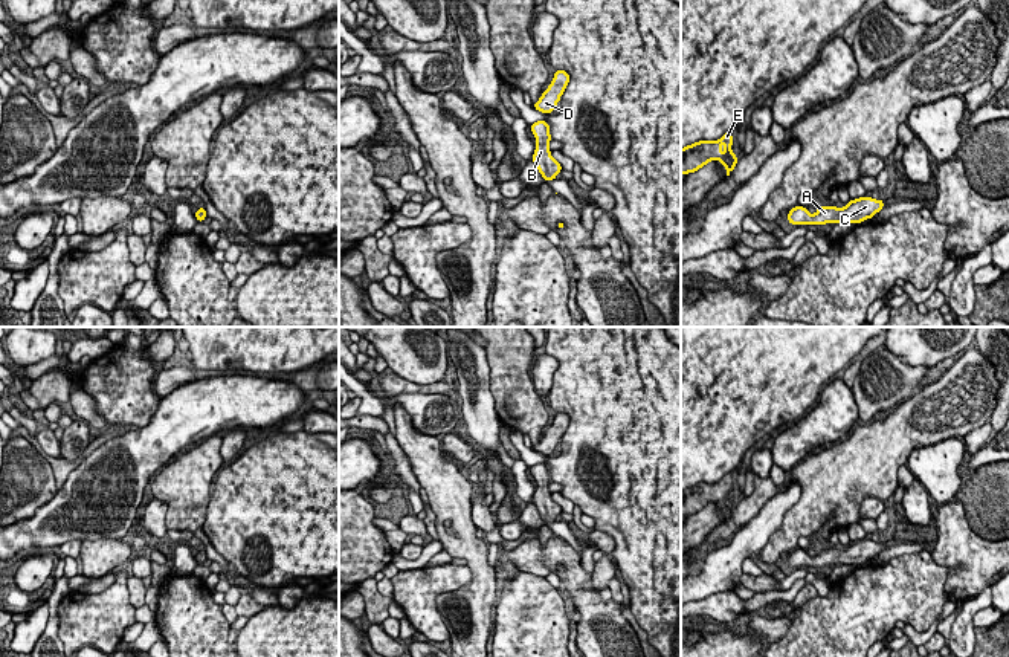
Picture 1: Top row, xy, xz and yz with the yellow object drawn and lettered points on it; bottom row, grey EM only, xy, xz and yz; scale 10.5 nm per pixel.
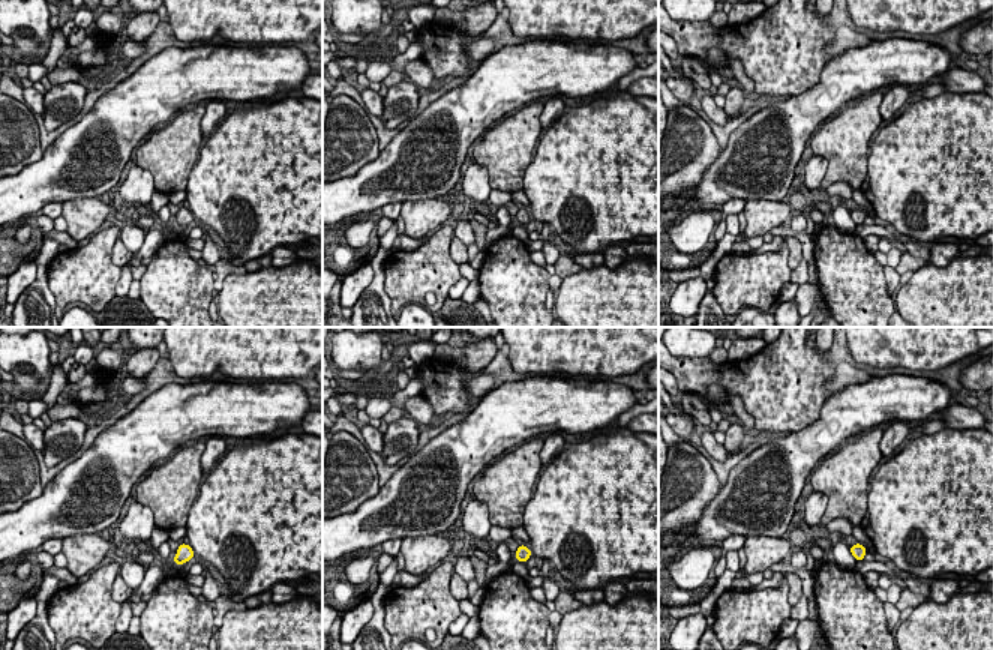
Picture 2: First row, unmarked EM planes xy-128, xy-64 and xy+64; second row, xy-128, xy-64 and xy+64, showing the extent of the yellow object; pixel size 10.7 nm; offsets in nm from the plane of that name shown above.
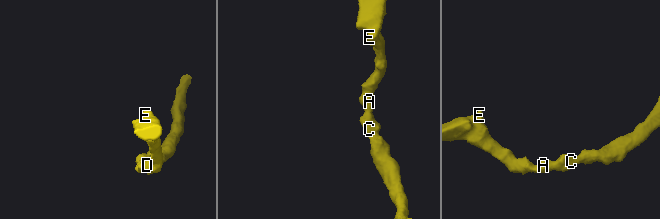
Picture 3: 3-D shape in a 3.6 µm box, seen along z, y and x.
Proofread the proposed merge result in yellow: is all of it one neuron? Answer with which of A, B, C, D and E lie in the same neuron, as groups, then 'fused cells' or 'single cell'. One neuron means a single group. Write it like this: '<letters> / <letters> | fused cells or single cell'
A B C D E | single cell

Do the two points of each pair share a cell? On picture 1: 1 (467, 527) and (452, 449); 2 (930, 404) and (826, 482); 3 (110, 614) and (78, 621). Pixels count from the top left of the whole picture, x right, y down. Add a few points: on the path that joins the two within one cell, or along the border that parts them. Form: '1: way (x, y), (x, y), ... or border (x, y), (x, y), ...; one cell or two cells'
1: border (441, 445), (441, 449), (455, 460); two cells
2: way (904, 430), (861, 466), (852, 469); one cell
3: way (103, 618), (99, 621), (86, 621); one cell

